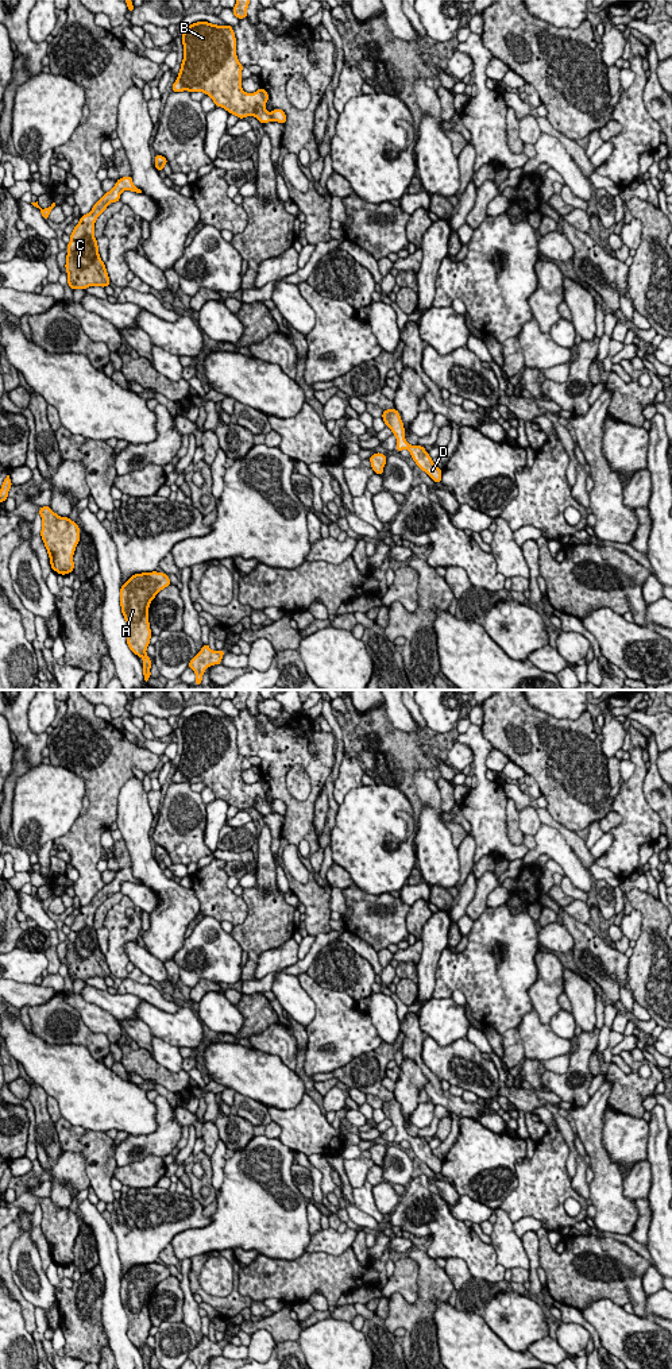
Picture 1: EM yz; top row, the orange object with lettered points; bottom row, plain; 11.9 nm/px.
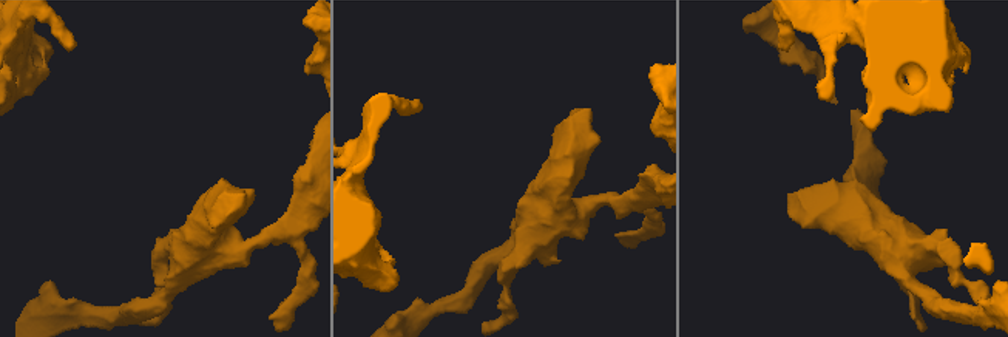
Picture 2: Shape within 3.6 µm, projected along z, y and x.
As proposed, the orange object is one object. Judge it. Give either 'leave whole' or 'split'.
leave whole

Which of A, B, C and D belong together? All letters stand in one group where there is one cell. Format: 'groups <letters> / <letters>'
groups A B C D

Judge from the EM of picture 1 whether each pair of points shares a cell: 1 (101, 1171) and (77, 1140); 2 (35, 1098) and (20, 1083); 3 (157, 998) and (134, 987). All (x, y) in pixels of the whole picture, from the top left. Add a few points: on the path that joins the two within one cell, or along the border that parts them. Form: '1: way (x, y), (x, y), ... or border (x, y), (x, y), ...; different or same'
1: way (100, 1163), (85, 1148); same
2: border (19, 1076), (30, 1087), (30, 1099); different
3: way (151, 995), (139, 990); same

